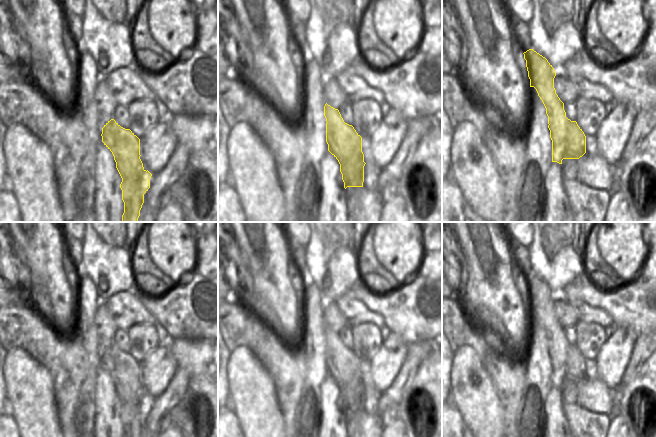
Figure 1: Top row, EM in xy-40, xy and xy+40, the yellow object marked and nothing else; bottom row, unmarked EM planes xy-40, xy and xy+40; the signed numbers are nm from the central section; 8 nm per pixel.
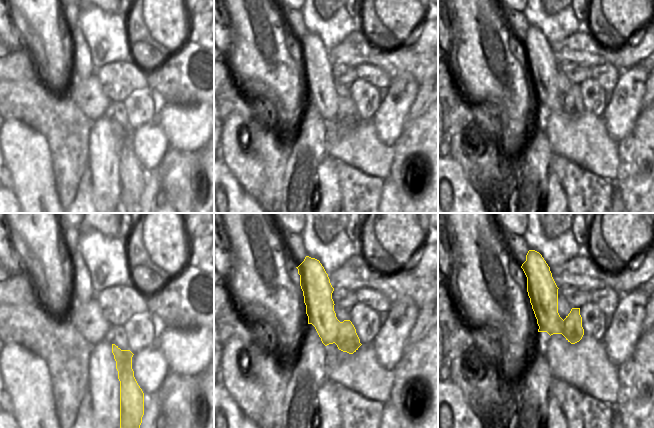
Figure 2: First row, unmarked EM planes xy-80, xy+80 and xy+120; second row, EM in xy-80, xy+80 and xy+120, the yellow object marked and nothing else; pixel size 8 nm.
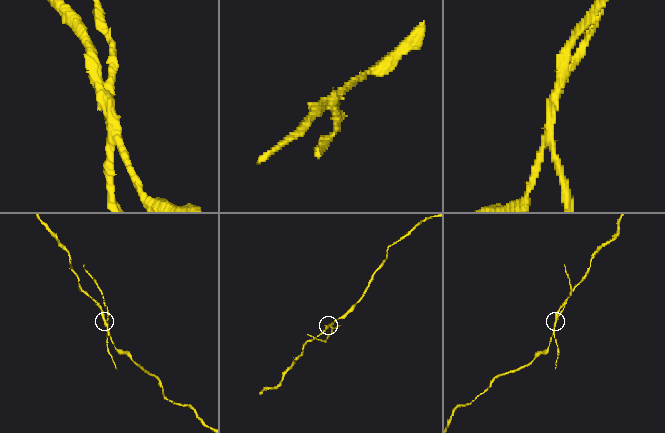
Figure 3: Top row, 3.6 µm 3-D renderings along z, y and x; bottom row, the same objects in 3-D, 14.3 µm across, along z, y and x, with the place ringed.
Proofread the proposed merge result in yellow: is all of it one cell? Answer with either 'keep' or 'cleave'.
cleave

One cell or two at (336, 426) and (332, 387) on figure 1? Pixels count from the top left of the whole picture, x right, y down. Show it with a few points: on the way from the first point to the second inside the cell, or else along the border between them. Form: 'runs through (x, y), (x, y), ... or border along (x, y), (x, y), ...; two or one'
runs through (332, 416), (332, 397); one

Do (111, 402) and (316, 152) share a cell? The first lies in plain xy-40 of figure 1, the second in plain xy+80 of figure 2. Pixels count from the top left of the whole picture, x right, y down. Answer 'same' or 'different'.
different

